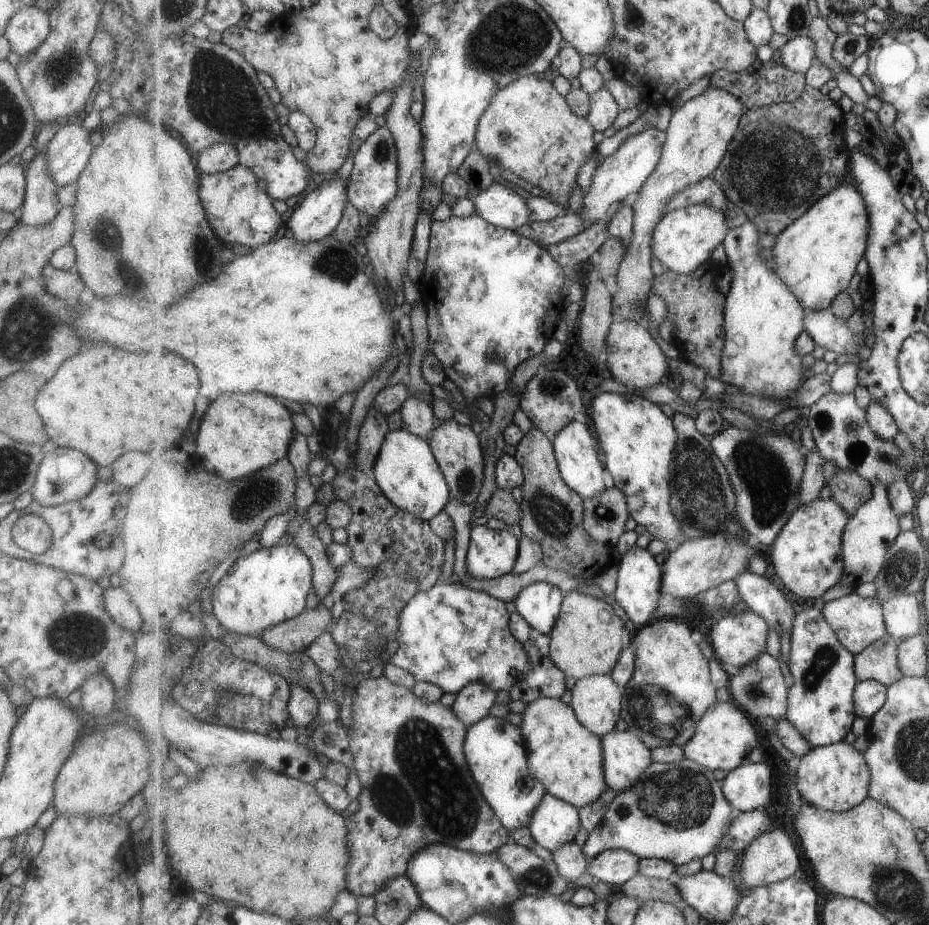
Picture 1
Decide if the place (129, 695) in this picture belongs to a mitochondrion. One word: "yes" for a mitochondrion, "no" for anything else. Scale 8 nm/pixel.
no

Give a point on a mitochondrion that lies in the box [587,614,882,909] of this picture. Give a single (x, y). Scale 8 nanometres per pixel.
(683, 799)

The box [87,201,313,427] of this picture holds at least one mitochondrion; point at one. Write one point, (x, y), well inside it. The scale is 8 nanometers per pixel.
(111, 238)

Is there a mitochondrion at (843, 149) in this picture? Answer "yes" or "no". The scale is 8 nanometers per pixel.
no

